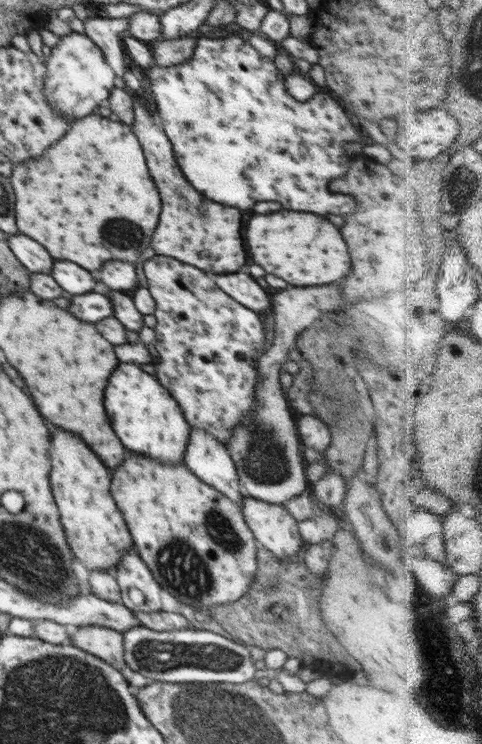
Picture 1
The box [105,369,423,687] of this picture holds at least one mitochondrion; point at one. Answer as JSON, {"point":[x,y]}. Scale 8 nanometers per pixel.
{"point":[153,655]}

